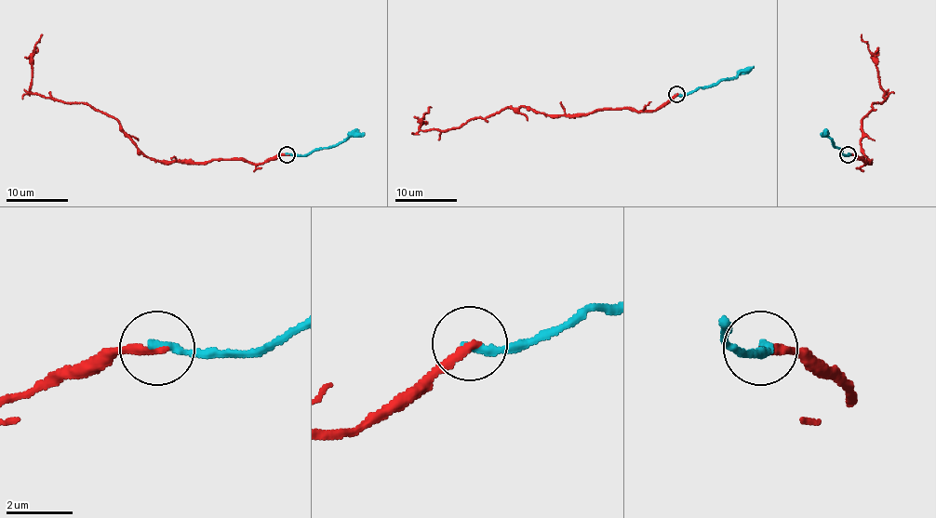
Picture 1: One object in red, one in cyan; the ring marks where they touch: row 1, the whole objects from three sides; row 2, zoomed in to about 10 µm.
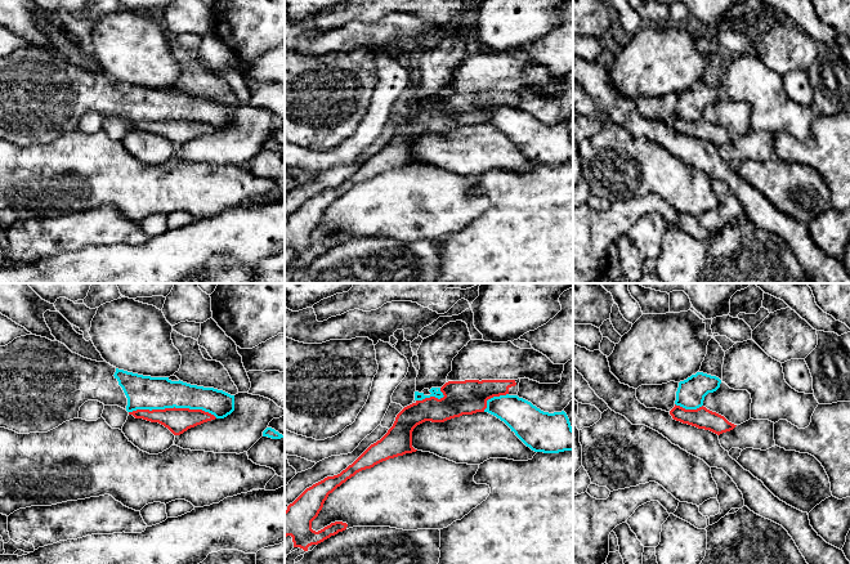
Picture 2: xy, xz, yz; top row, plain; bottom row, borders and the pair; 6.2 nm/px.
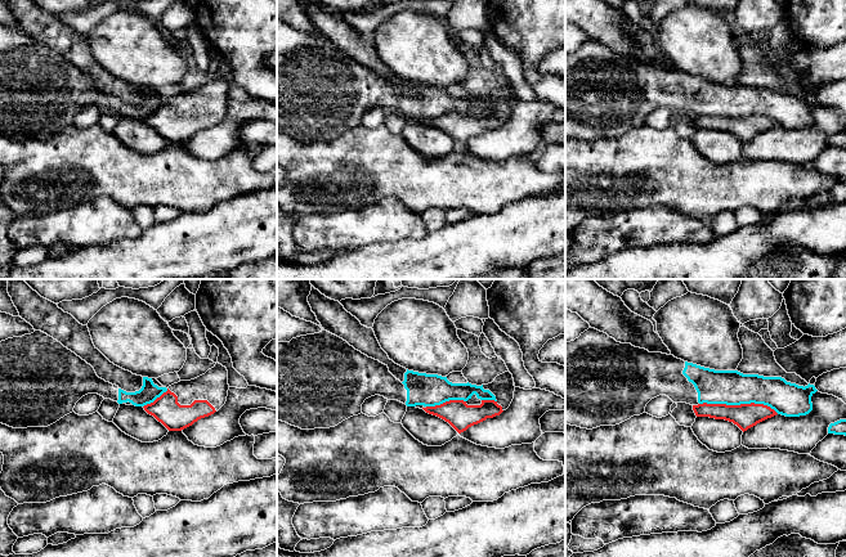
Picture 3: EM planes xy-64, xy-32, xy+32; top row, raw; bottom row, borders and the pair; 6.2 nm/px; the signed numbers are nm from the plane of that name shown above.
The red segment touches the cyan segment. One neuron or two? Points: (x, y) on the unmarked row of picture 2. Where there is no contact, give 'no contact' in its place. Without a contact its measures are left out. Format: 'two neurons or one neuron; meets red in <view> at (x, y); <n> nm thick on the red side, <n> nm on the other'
two neurons; meets red in xy at (173, 120); 160 nm thick on the red side, 200 nm on the other

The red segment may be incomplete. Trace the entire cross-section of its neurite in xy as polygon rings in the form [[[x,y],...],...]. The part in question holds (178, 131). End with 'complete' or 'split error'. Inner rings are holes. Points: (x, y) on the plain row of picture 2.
[[[165,120],[165,121],[137,121],[129,124],[135,130],[158,134],[167,139],[174,147],[180,147],[191,139],[215,131],[216,129],[202,121]]] | complete

